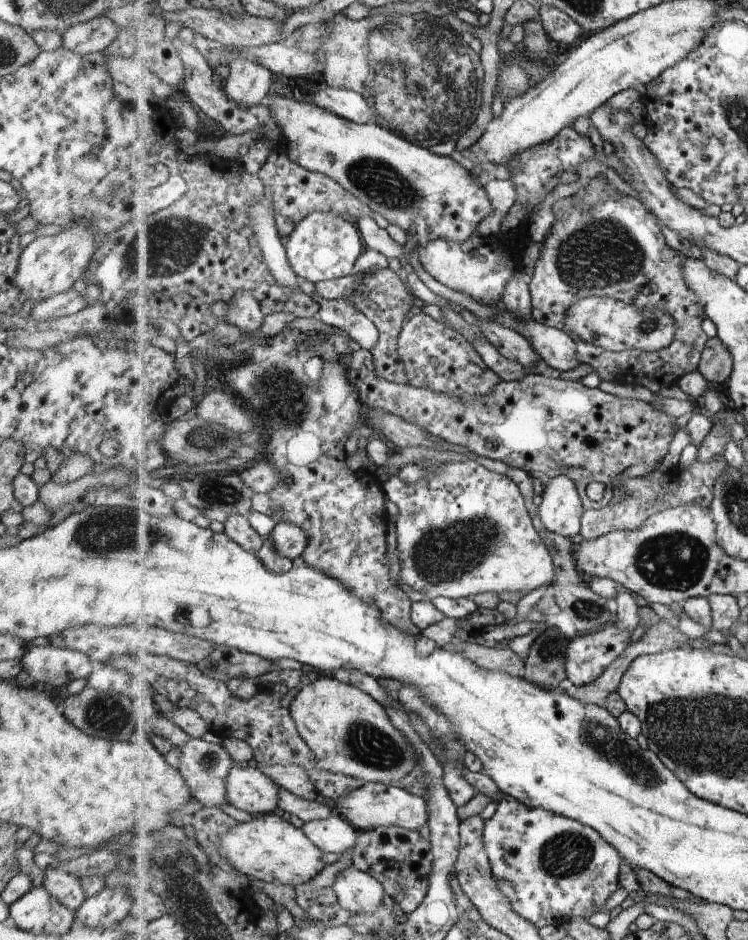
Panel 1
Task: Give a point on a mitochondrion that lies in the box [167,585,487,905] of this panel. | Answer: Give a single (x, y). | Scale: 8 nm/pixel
(363, 743)

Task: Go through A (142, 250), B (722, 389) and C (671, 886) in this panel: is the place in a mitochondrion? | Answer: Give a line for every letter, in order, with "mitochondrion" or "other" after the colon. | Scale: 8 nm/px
A: mitochondrion
B: other
C: other

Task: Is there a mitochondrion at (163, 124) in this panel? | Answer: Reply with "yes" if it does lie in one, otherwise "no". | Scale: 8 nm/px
no

